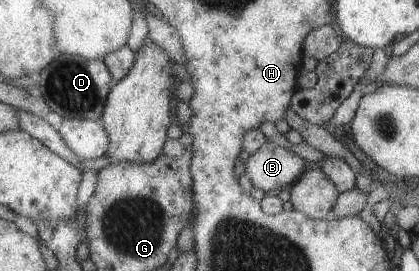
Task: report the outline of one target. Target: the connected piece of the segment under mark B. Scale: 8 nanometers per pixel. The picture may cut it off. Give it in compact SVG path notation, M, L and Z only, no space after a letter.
M269 142L251 154L245 163L245 173L252 179L254 189L274 191L291 188L311 164L293 152Z

